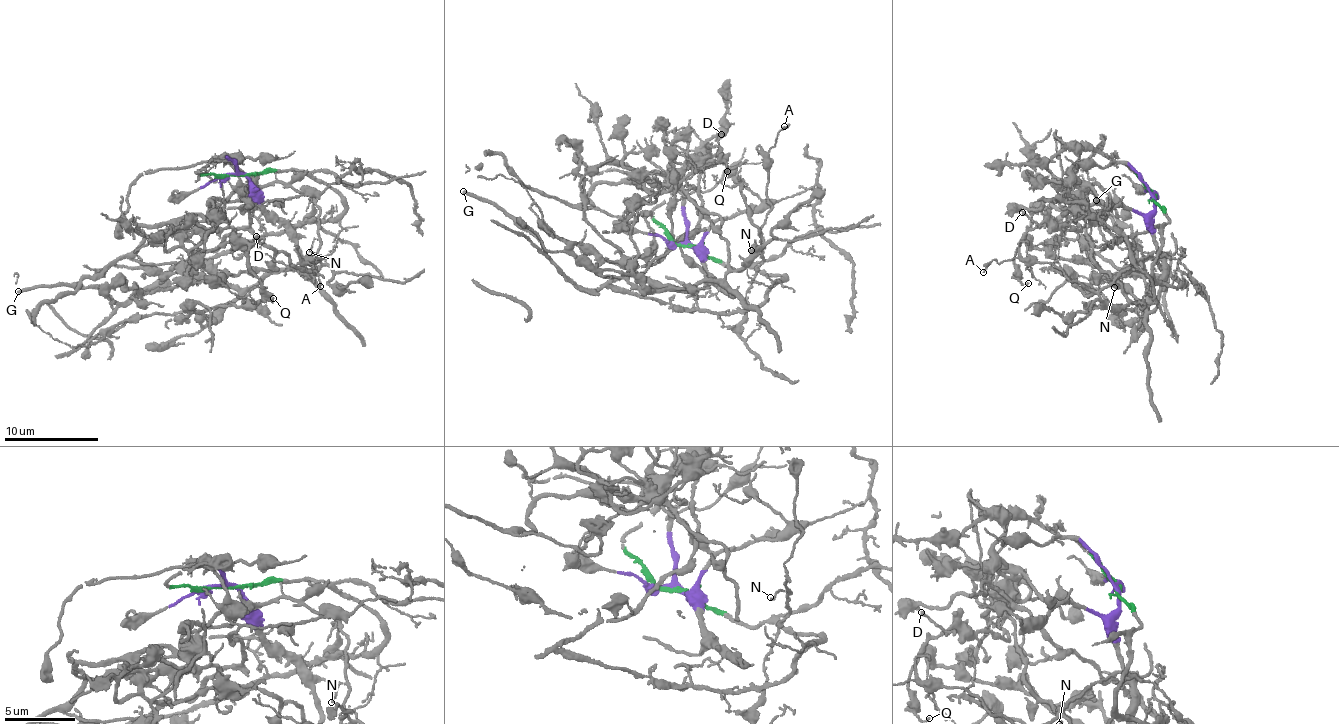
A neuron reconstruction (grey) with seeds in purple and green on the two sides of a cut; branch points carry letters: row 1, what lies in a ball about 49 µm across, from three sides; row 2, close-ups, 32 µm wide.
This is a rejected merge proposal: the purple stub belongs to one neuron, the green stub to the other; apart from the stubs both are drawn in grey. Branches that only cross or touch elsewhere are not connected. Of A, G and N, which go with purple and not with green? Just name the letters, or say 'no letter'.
A, N

